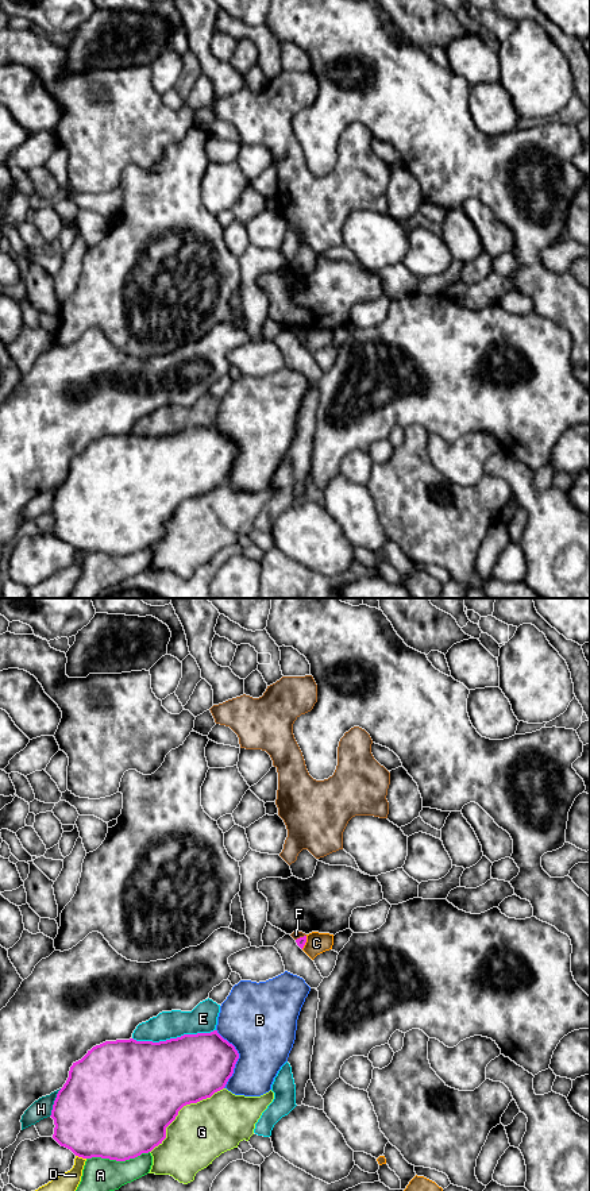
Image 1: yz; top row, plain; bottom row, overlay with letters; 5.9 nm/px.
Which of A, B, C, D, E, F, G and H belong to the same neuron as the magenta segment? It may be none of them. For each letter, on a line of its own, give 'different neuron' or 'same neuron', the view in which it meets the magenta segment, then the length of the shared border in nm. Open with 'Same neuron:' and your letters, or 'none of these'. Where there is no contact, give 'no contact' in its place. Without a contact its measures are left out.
Same neuron: none of these
A: different neuron | yz | 380 nm
B: different neuron | yz | 360 nm
C: different neuron | yz | 90 nm
D: different neuron | yz | 70 nm
E: different neuron | yz | 500 nm
F: different neuron | yz | 70 nm
G: different neuron | yz | 600 nm
H: different neuron | yz | 180 nm

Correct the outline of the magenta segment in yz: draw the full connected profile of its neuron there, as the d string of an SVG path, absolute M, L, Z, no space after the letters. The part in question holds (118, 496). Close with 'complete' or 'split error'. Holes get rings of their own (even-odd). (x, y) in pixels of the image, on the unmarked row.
M217 425L166 436L116 435L93 442L73 458L53 500L53 533L82 554L116 556L151 547L166 533L166 523L190 498L223 485L239 448Z; complete

